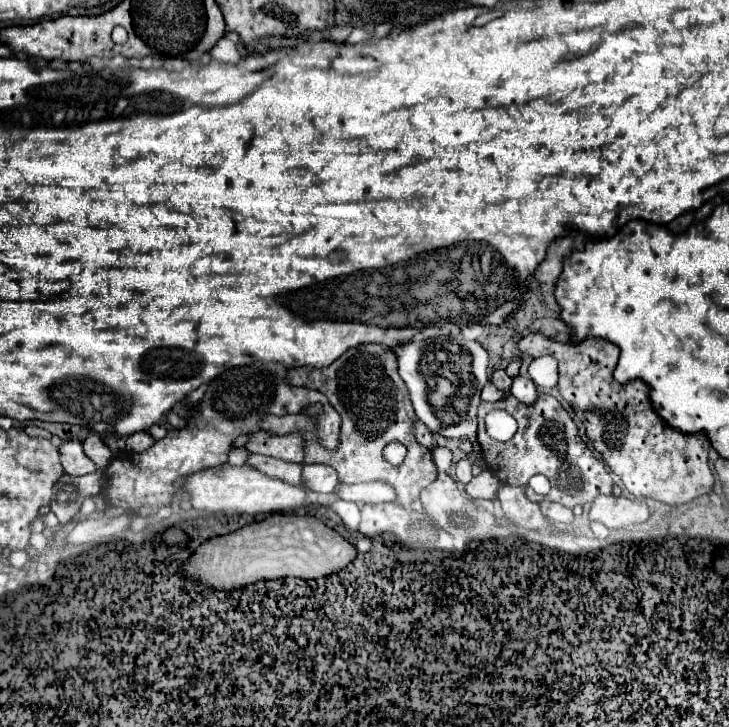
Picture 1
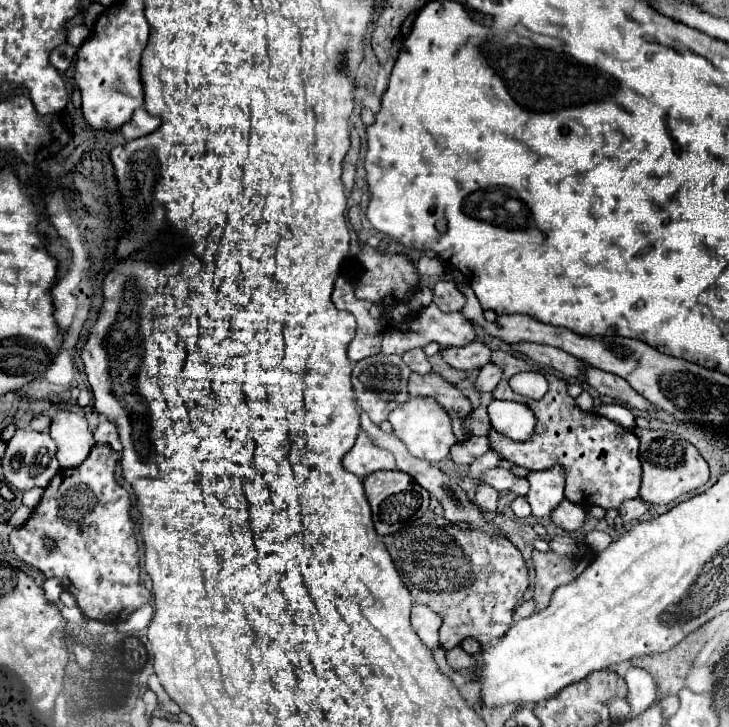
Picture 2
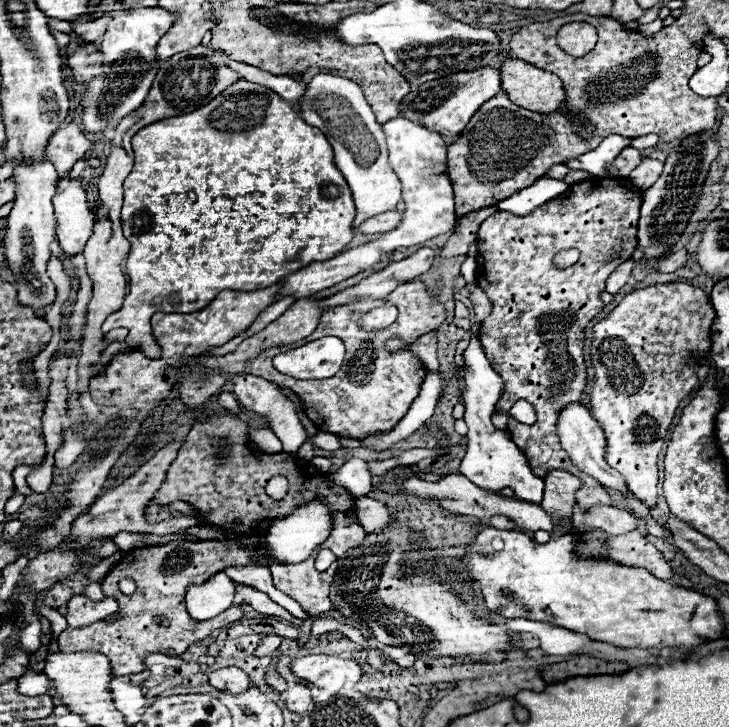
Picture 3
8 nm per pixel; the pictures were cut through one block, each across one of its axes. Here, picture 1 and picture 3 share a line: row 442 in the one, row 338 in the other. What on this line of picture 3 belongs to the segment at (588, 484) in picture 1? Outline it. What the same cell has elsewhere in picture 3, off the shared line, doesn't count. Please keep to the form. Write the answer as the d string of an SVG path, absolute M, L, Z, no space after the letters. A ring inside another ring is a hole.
M592 178L592 180L570 186L562 196L534 208L526 216L496 212L482 222L480 232L478 232L476 282L488 294L492 302L492 312L480 324L478 338L494 370L500 372L500 376L504 378L504 392L502 392L502 398L498 400L496 410L508 412L518 400L528 400L534 406L538 420L534 424L522 424L516 418L510 418L508 434L512 442L524 452L536 476L544 478L550 470L556 470L556 468L564 468L580 476L582 487L575 494L575 498L584 512L594 506L612 506L614 502L608 490L598 480L580 472L572 464L570 456L560 446L556 424L558 424L560 412L568 404L584 400L586 382L588 382L588 372L586 372L588 366L584 362L584 330L604 310L604 302L600 300L600 294L604 292L604 284L608 276L622 262L630 260L636 250L636 226L638 226L640 204L642 204L642 190L636 188L630 180ZM568 248L580 250L580 260L566 270L554 268L552 266L554 254L560 250L568 250Z

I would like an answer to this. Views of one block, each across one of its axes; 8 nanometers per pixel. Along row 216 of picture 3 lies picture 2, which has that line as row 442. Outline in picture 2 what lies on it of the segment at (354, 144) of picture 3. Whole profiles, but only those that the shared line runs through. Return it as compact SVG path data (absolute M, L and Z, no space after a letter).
M364 432L358 434L356 444L344 456L342 464L348 472L352 472L360 478L364 478L372 472L378 472L378 470L394 470L396 468L394 456L388 450L378 448L376 444L372 446L372 442L368 440L368 436Z

